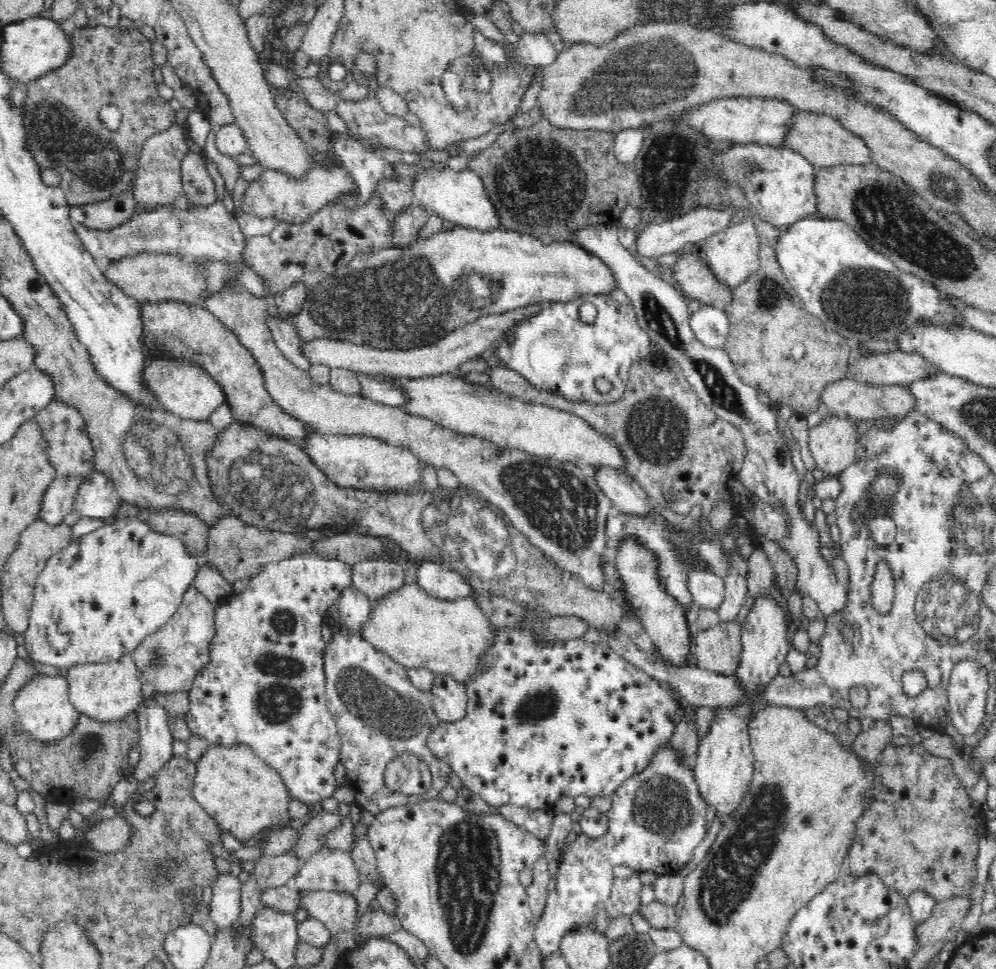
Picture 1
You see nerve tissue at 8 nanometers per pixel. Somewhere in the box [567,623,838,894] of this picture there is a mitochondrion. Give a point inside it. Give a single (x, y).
(657, 804)

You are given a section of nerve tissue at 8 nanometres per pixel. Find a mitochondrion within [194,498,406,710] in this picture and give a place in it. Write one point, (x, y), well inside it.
(284, 623)

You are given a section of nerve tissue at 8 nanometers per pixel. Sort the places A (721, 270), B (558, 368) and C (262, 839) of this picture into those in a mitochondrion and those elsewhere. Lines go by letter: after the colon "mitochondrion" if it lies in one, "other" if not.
A: other
B: mitochondrion
C: other

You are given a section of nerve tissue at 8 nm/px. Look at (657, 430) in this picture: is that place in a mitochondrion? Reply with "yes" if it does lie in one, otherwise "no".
yes

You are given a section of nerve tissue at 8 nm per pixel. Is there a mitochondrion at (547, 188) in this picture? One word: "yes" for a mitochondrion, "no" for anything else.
yes

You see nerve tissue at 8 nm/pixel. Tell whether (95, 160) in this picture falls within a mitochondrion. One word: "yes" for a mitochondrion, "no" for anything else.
yes

